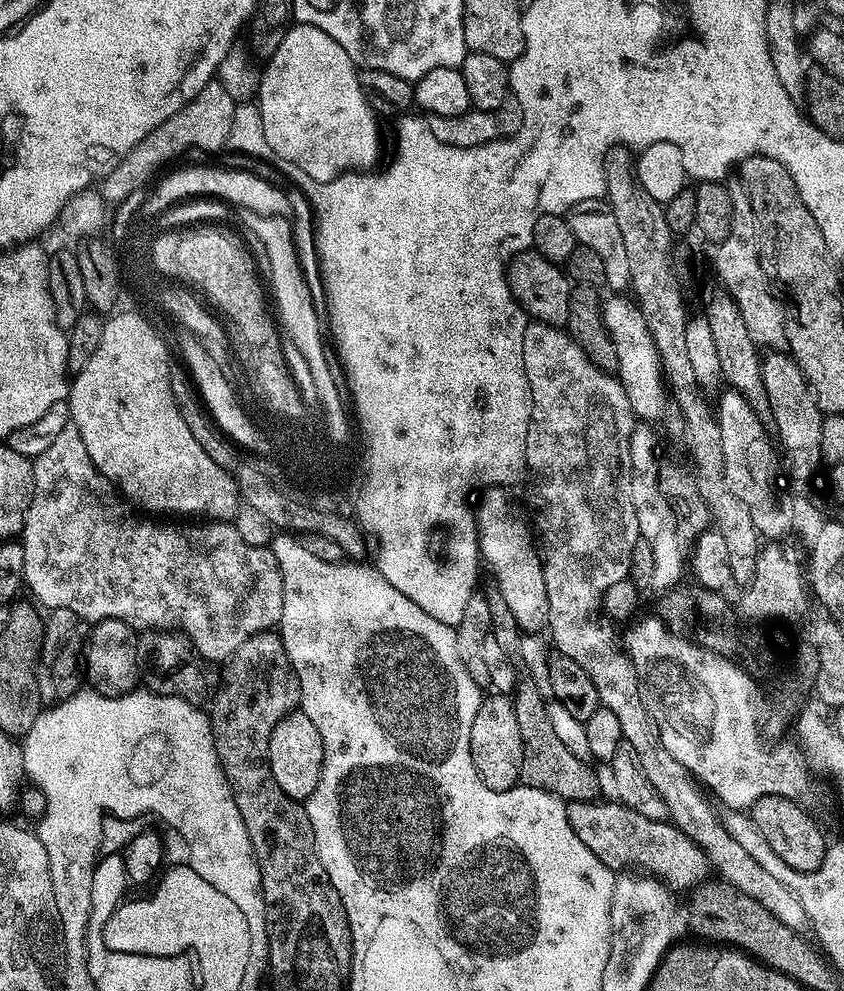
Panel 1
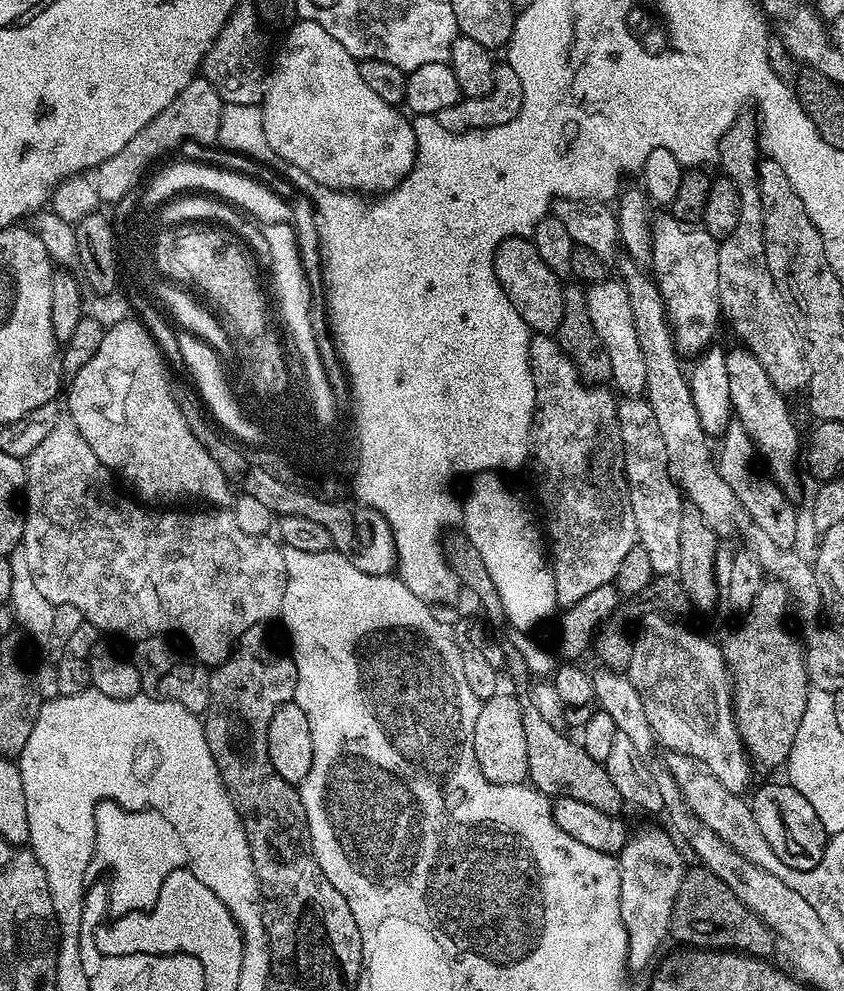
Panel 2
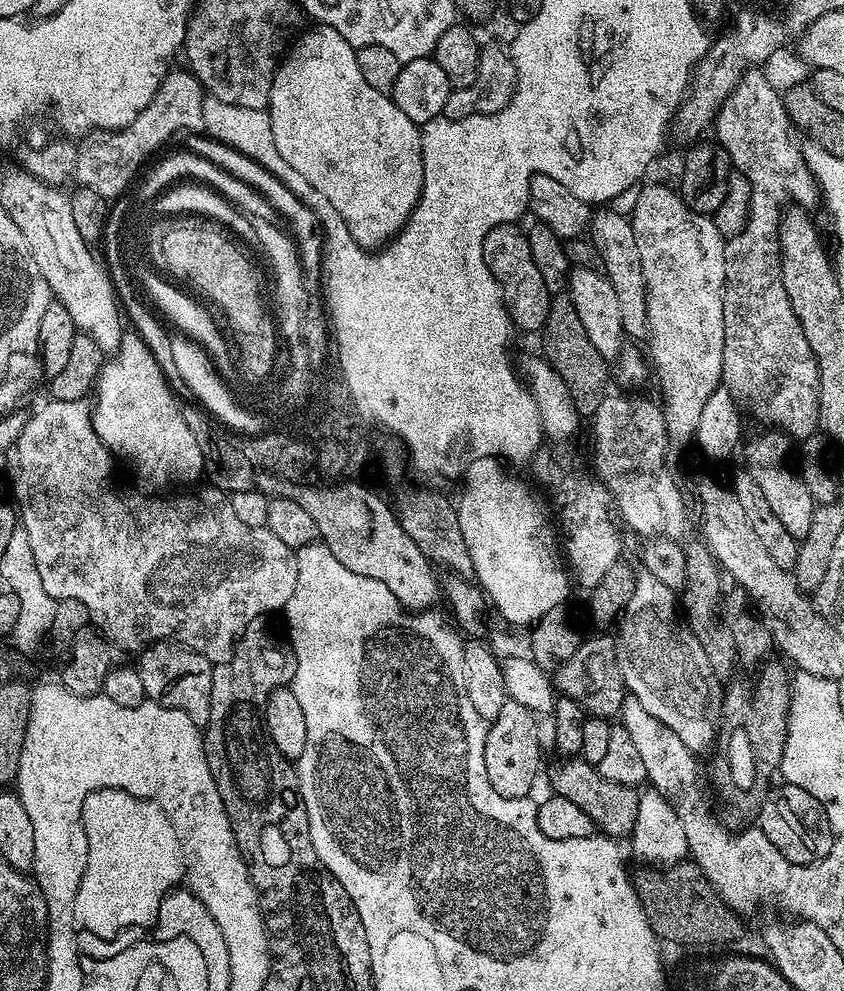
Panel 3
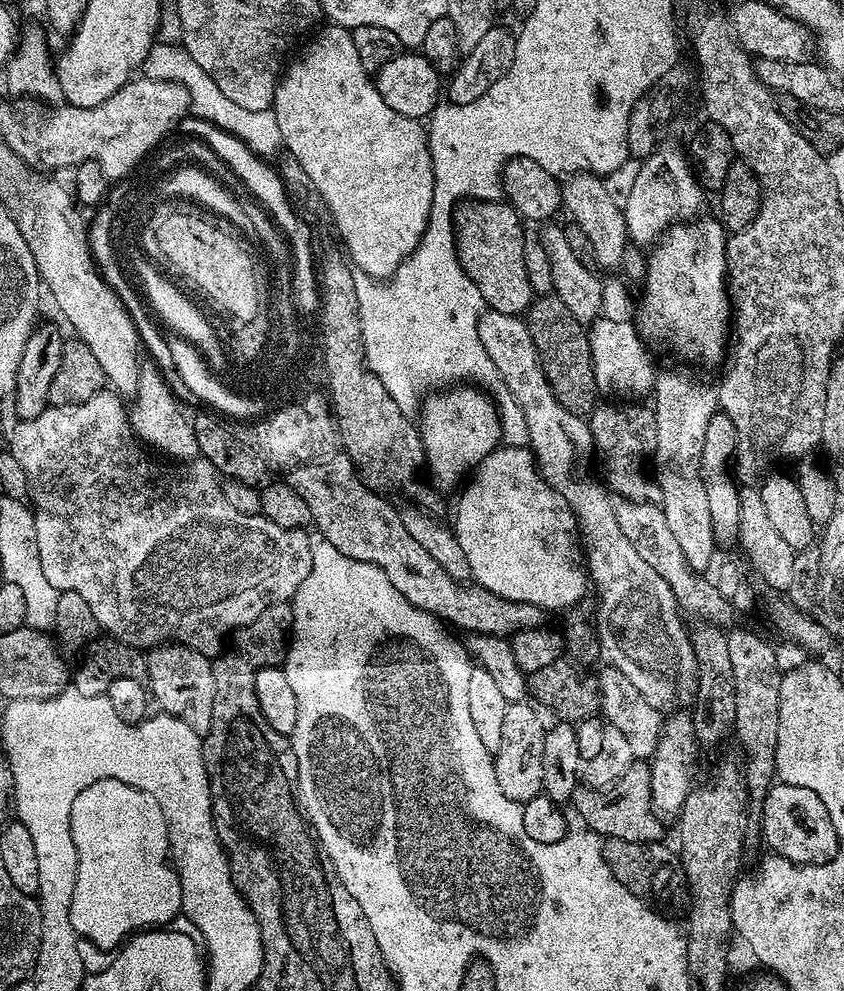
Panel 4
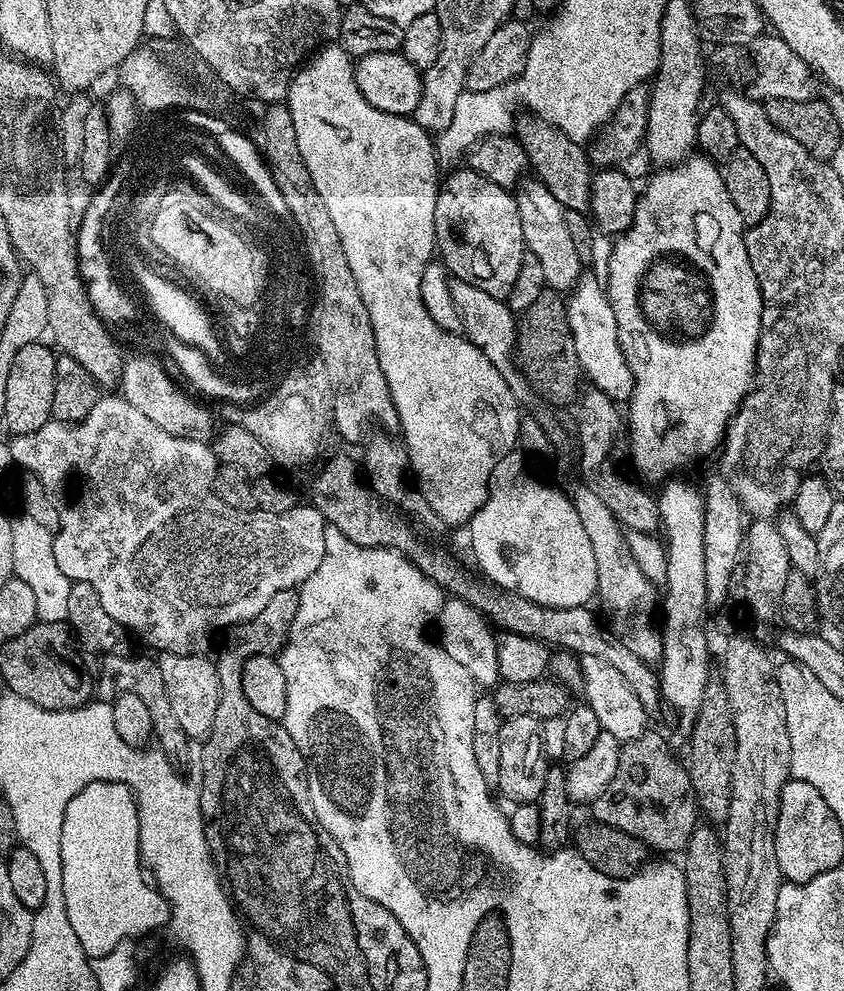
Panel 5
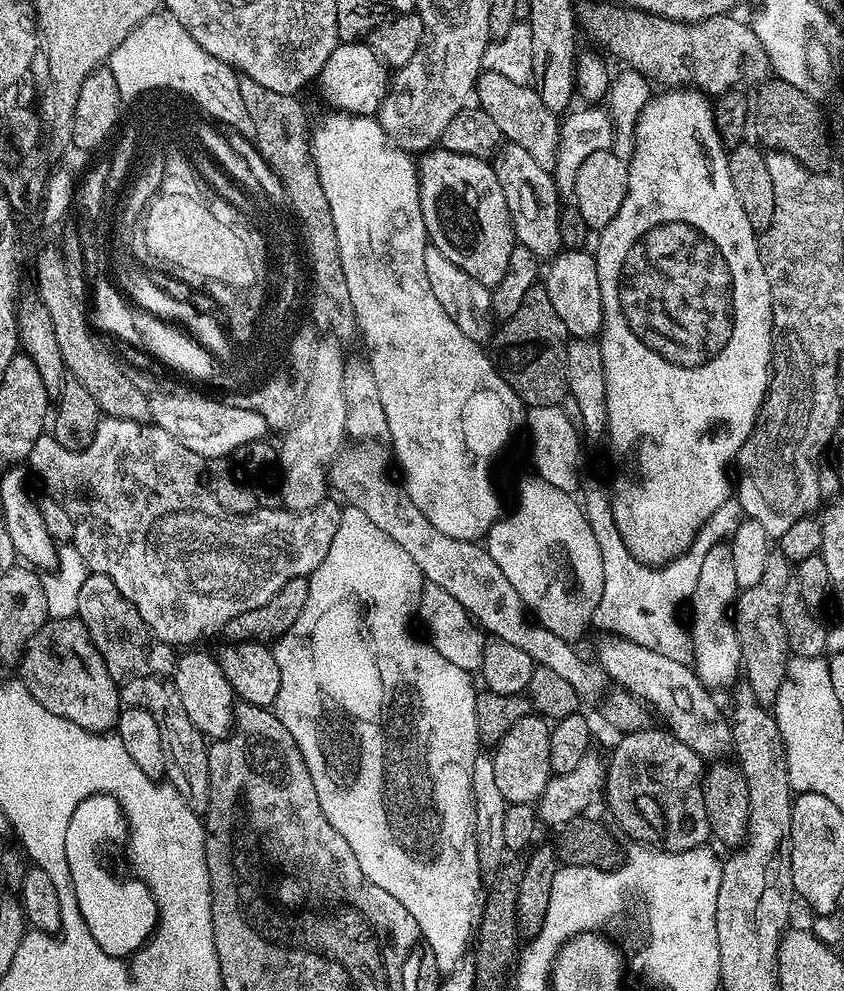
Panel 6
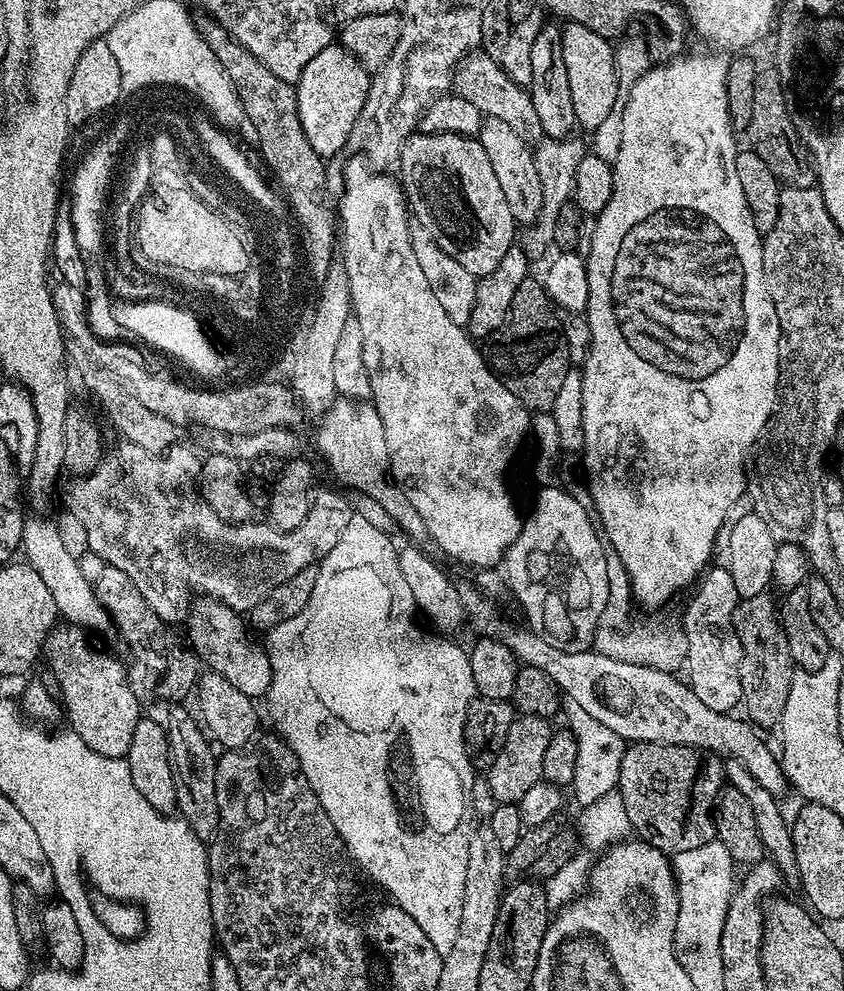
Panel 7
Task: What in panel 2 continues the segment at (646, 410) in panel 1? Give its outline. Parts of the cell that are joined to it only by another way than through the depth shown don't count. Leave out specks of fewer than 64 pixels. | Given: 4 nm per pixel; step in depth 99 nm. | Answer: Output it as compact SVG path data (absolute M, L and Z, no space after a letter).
M609 278L596 284L587 285L586 306L590 310L590 322L594 322L594 330L598 330L598 338L602 338L602 346L606 346L606 354L610 354L611 383L616 384L615 391L624 398L640 398L645 395L646 362L642 360L642 346L638 344L638 330L634 326L634 310L619 279Z

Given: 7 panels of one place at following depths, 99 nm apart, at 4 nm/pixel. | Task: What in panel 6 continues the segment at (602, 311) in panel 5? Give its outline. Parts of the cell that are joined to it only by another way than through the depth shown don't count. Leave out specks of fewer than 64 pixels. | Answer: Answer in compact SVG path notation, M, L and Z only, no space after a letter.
M565 249L553 257L549 270L544 274L544 287L550 295L550 302L554 305L554 310L562 319L569 335L573 339L593 339L601 328L602 306L601 306L601 286L598 283L598 268L595 255L585 249Z

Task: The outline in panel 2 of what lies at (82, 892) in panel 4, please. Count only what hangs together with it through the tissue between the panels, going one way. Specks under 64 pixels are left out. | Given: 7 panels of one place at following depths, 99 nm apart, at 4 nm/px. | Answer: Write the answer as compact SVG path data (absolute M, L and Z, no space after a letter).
M104 800L95 808L95 830L93 869L104 870L110 874L106 891L108 910L113 917L152 909L157 904L169 876L187 865L188 851L182 836L162 814L152 809L128 809L112 800Z

